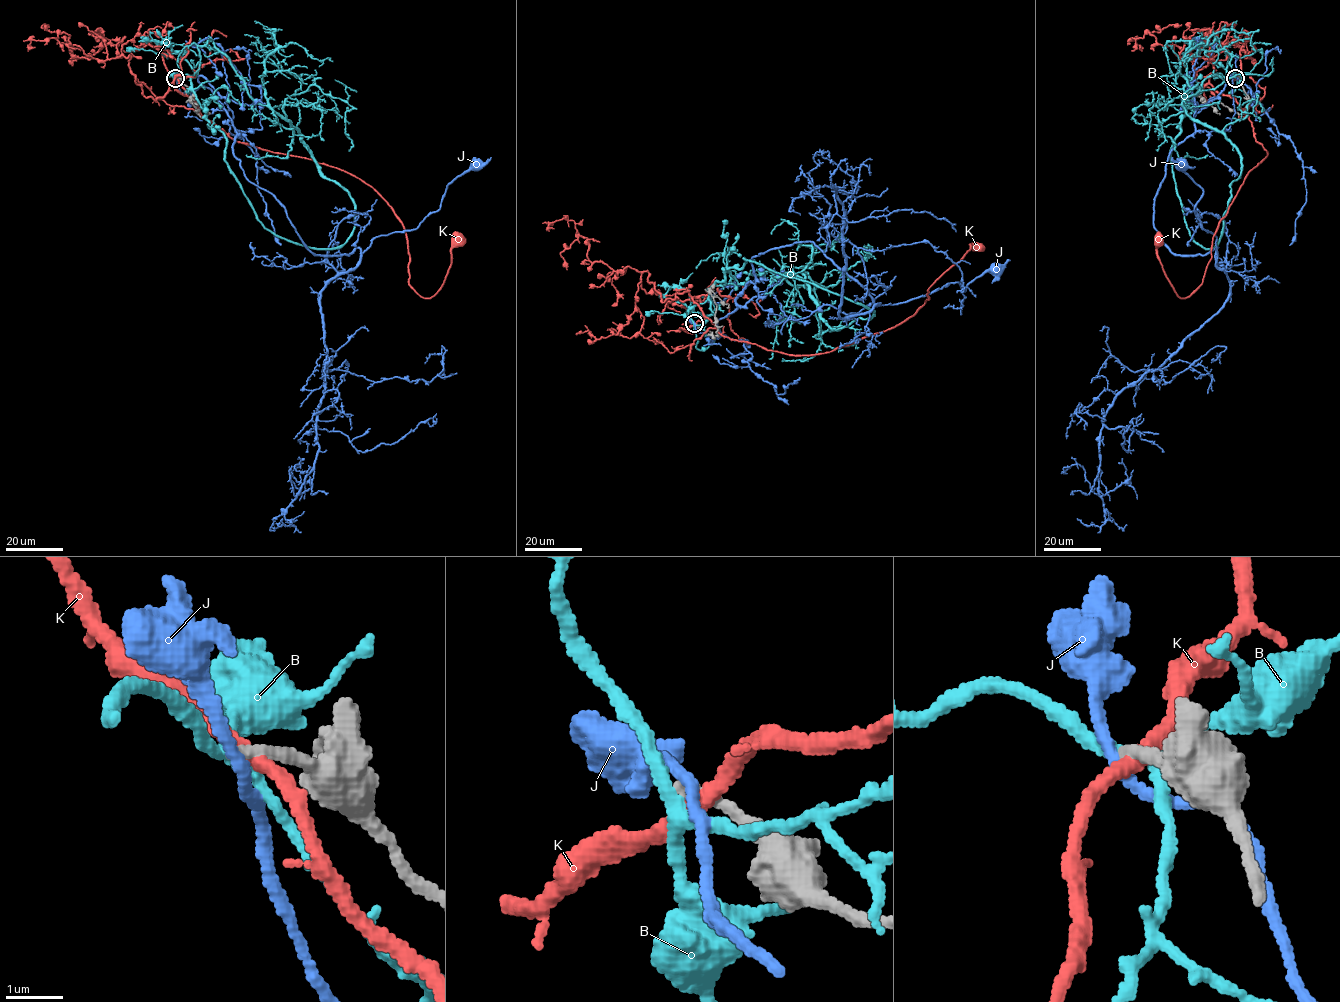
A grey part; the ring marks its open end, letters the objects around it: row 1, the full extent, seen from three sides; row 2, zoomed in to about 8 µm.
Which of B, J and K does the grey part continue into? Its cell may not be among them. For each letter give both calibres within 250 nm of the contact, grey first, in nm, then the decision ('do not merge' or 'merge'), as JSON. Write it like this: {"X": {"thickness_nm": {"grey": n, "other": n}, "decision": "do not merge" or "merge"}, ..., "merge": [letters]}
{"B": {"thickness_nm": {"grey": 220, "other": 200}, "decision": "do not merge"}, "J": {"thickness_nm": {"grey": 240, "other": 200}, "decision": "do not merge"}, "K": {"thickness_nm": {"grey": 240, "other": 280}, "decision": "do not merge"}, "merge": []}

